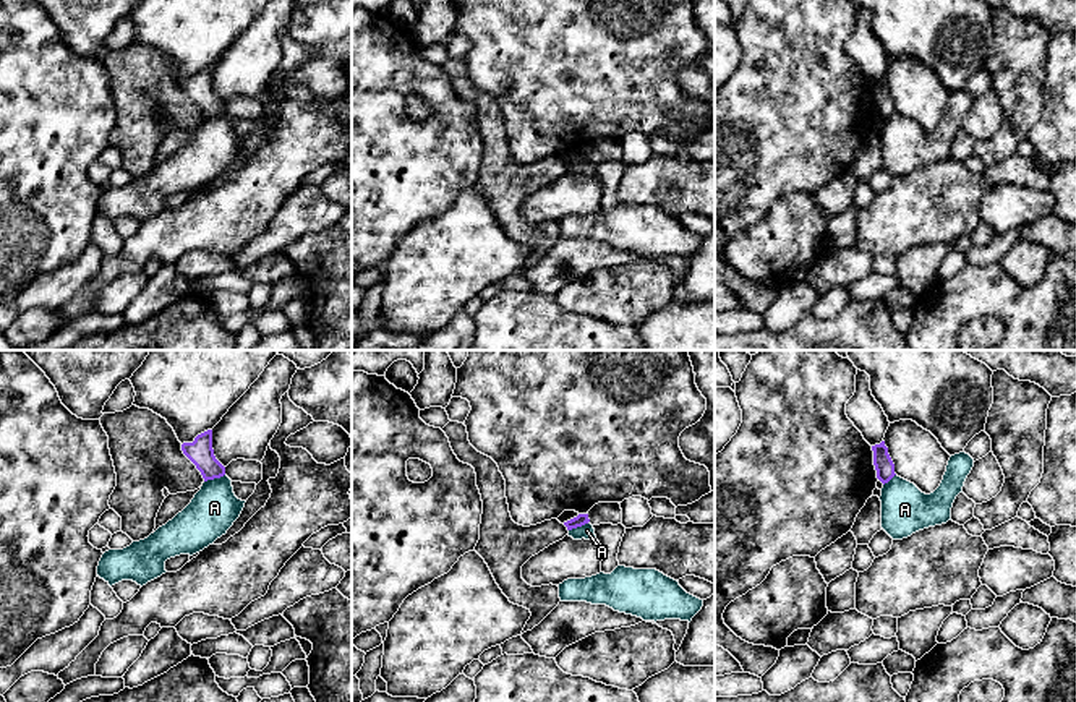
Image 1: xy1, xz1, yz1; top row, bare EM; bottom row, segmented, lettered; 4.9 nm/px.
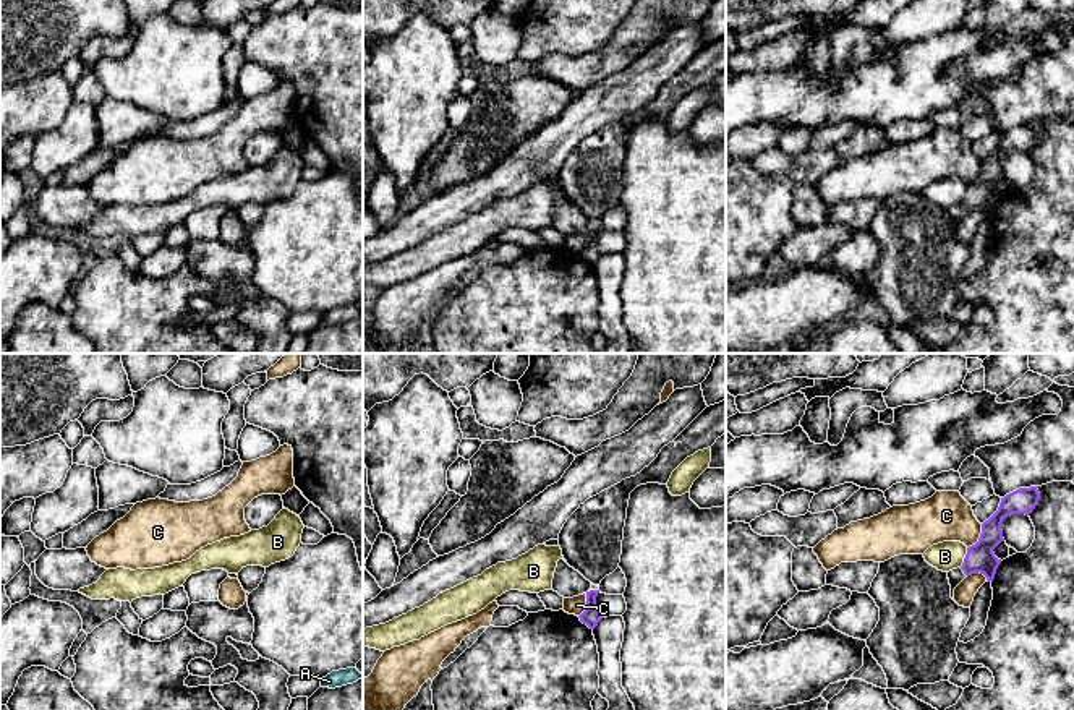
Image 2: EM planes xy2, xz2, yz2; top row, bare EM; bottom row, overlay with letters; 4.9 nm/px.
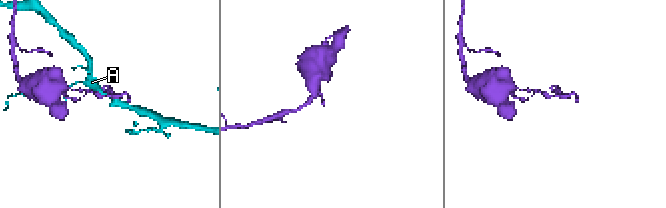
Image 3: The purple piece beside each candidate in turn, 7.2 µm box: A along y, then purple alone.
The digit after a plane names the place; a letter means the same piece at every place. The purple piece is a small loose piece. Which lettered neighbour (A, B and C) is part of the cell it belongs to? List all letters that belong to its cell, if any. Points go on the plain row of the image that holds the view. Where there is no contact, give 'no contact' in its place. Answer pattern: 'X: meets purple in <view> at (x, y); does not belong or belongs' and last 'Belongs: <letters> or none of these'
A: meets purple in xy1 at (214, 114); does not belong
B: meets purple in yz2 at (964, 195); does not belong
C: meets purple in yz2 at (980, 174); does not belong
Belongs: none of these

